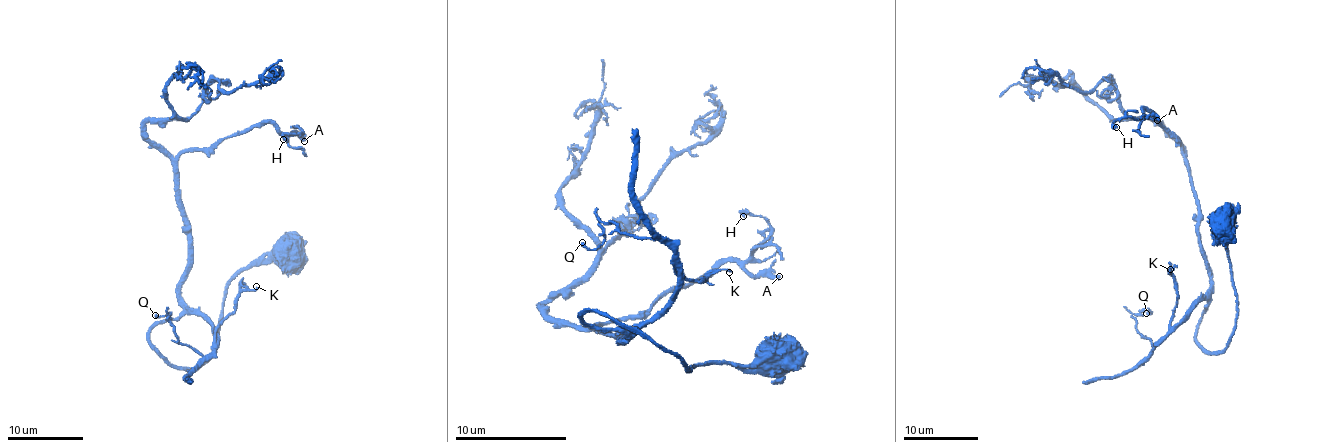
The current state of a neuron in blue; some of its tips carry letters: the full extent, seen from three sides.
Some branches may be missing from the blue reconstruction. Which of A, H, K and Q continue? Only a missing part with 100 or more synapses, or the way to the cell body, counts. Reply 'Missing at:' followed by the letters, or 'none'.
Missing at: none

